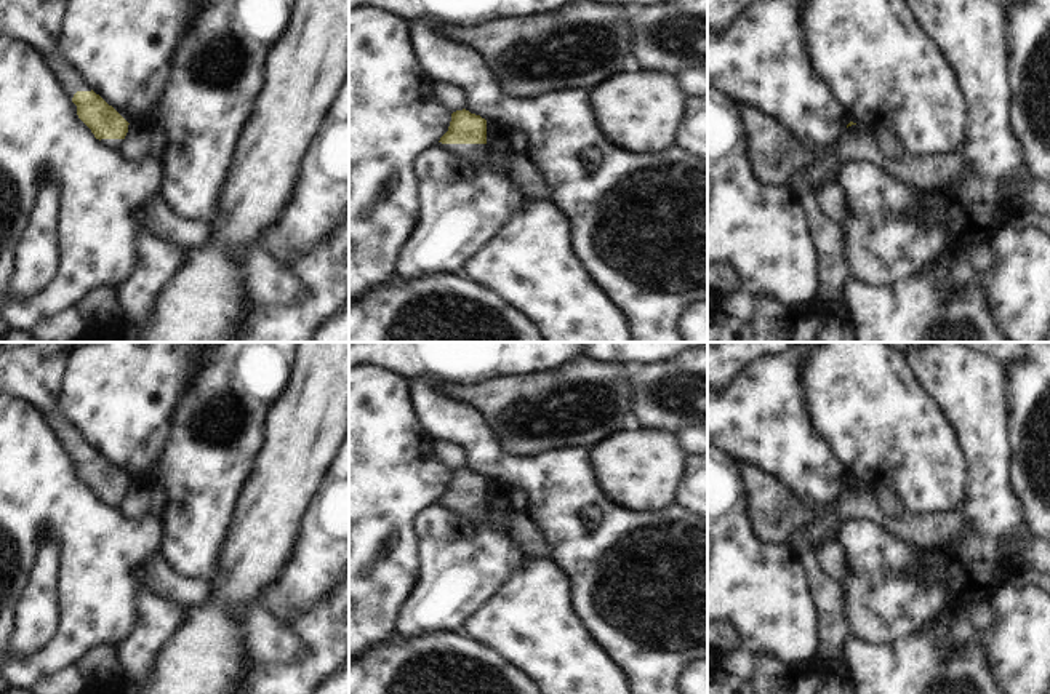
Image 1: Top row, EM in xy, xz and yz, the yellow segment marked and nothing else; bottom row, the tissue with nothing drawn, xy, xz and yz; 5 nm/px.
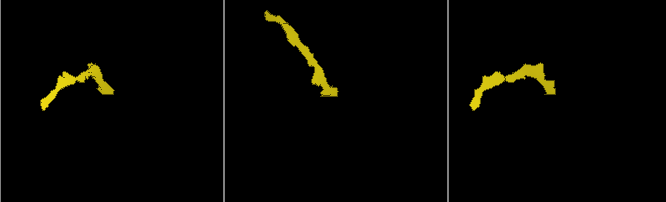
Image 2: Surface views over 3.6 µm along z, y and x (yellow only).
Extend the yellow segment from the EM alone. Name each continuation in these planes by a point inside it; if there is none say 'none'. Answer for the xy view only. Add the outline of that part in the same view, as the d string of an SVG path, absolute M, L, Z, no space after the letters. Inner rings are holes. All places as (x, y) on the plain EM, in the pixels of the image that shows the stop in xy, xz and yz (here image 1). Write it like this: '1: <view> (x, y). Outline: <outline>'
1: xy (71, 440). Outline: M56 411L51 416L45 416L48 425L59 438L64 451L72 459L77 449L91 449L91 446L82 438L82 435Z

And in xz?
1: xz (476, 510). Outline: M437 501L435 504L455 512L456 515L471 518L474 521L490 520L488 502L442 502L442 501Z

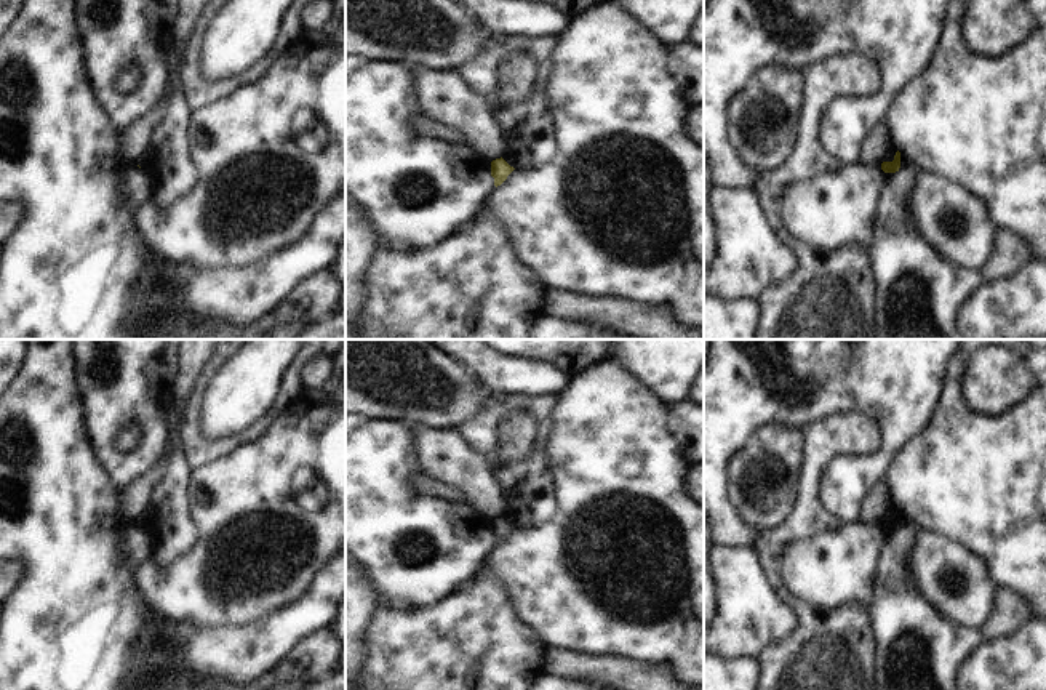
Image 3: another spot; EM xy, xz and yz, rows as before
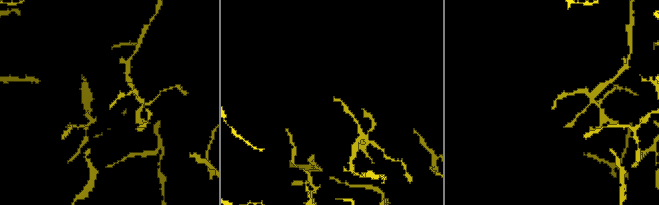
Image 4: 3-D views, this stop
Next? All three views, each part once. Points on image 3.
none

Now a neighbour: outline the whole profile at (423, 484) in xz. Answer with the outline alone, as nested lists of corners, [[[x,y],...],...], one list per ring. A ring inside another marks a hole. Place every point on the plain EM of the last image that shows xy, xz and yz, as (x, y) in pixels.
[[[424,474],[411,477],[408,483],[413,490],[422,495],[435,496],[448,503],[469,503],[461,488],[443,483]]]

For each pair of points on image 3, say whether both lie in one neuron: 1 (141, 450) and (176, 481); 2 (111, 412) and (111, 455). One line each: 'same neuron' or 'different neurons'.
1: different neurons
2: same neuron

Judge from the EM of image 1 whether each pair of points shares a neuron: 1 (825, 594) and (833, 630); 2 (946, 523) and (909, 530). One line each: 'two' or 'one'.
1: one
2: one

